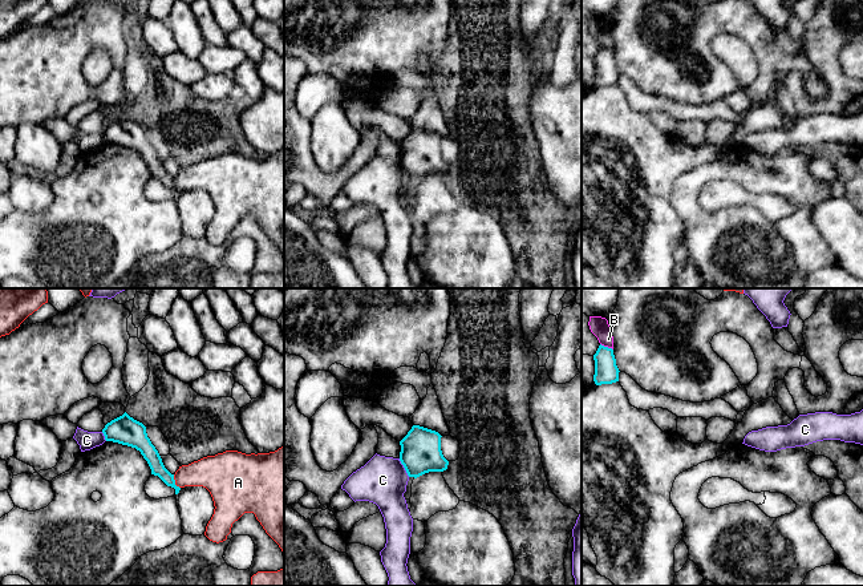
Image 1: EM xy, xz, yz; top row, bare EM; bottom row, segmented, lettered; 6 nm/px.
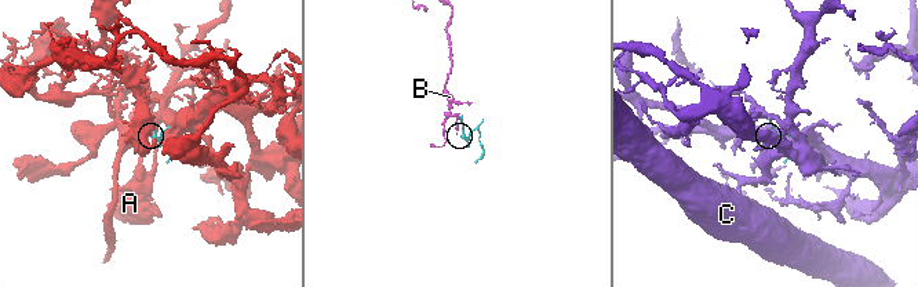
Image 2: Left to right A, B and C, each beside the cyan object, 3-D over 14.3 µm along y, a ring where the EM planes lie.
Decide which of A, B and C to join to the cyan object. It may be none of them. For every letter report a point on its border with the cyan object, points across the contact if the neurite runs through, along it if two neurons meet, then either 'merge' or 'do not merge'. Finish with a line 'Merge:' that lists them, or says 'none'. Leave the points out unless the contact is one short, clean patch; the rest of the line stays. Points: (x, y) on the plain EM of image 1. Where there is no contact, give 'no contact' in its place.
A: contact xy (174, 184); do not merge
B: contact yz (607, 49); border yz (600, 45), (612, 52); do not merge
C: contact xz (404, 169); border xz (398, 161), (409, 178); do not merge
Merge: none

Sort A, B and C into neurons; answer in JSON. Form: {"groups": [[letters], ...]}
{"groups": [["A"], ["B"], ["C"]]}

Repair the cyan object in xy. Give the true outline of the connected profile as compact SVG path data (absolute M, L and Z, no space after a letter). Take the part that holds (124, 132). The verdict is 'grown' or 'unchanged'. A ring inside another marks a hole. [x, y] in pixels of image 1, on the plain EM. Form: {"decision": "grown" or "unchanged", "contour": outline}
{"decision": "unchanged", "contour": "M126 114L112 122L102 132L106 144L118 145L135 150L141 154L143 161L147 163L151 177L158 178L167 189L175 191L175 197L179 195L181 190L175 187L174 177L171 177L163 167L162 161L151 146L146 136L146 129L130 120Z"}

